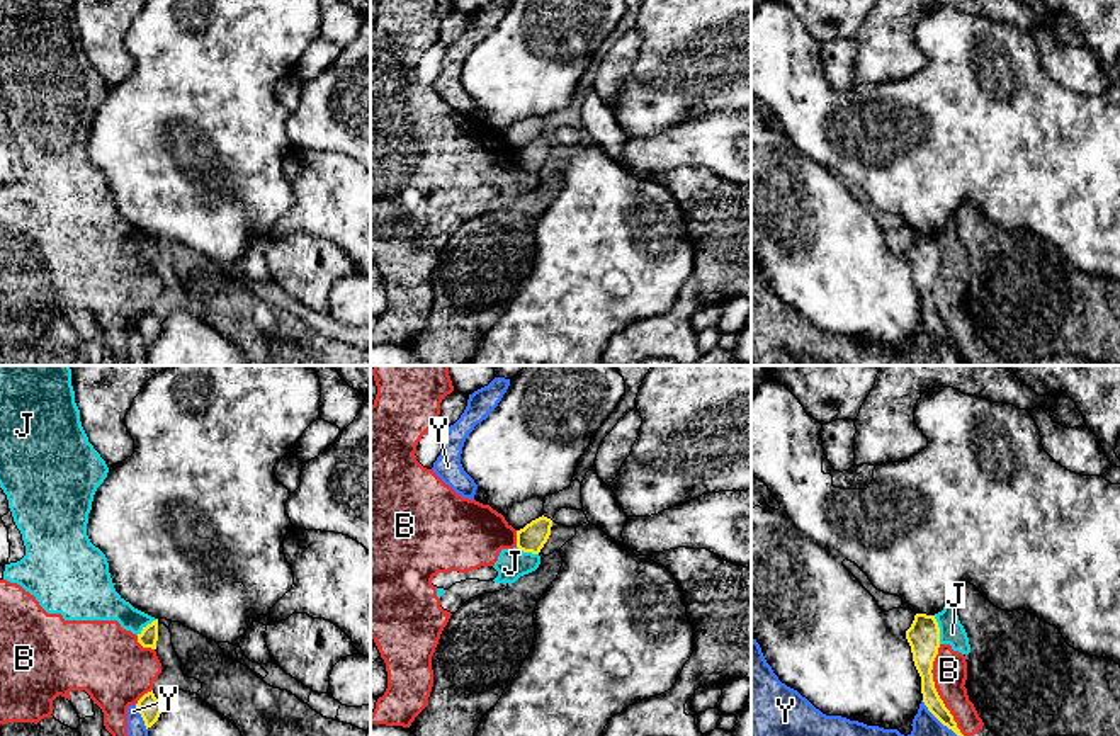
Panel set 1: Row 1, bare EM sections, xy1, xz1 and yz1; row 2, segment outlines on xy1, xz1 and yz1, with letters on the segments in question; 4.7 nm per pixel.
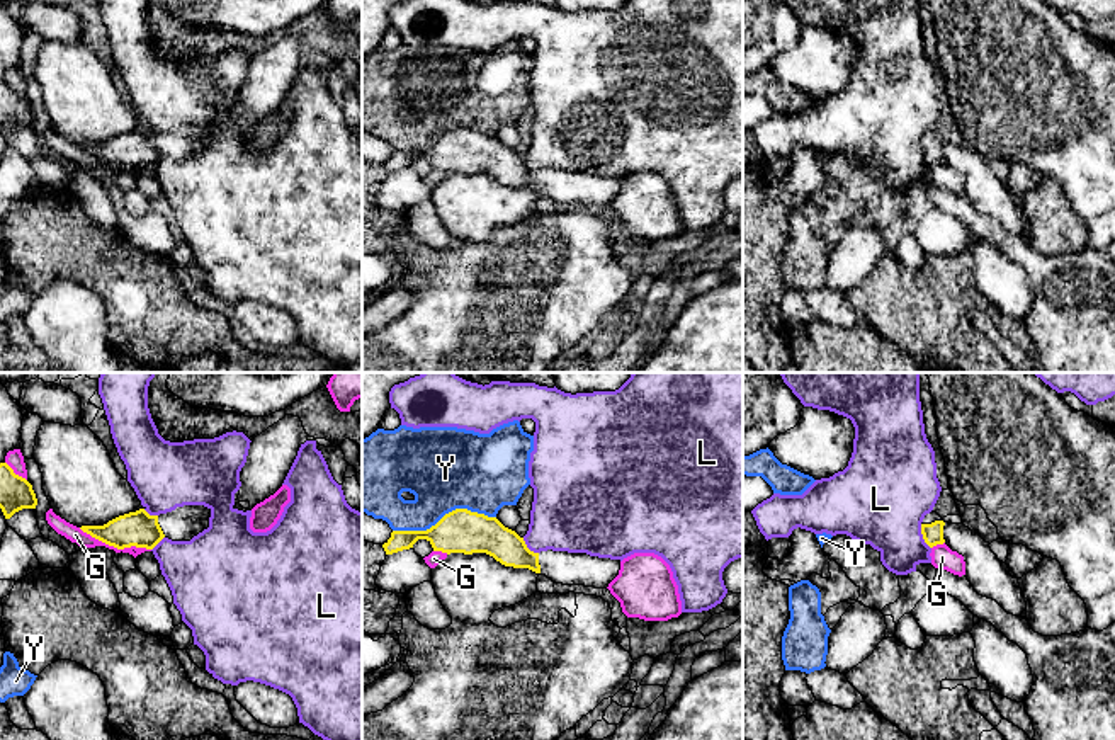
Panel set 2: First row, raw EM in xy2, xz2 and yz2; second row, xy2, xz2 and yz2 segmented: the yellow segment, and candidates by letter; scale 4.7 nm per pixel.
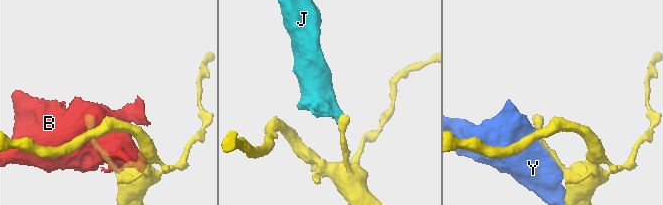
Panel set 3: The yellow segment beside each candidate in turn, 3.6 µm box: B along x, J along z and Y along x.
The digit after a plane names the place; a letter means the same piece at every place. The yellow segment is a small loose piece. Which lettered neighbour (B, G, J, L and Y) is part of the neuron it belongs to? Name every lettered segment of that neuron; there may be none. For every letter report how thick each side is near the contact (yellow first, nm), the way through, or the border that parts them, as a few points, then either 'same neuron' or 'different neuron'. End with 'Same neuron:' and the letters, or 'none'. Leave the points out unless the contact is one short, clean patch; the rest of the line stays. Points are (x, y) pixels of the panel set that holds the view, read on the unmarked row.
B: 140 nm thick on the yellow side, 160 nm on the other; different neuron
G: 170 nm thick on the yellow side, 80 nm on the other; different neuron
J: 160 nm thick on the yellow side, 120 nm on the other; border along yz1 (933, 235), (940, 262); different neuron
L: 100 nm thick on the yellow side, 420 nm on the other; different neuron
Y: 200 nm thick on the yellow side, 400 nm on the other; different neuron
Same neuron: none

